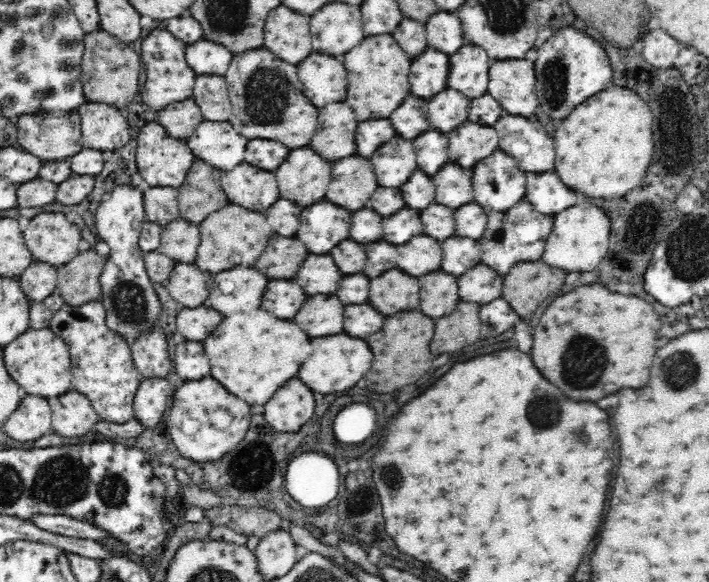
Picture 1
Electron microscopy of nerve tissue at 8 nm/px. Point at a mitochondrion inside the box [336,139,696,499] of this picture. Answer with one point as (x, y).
(584, 361)

